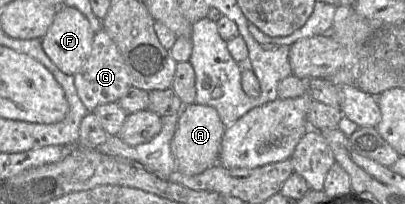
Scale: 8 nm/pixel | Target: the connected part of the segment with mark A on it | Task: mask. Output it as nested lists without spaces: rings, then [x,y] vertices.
[[[197,103],[184,106],[178,115],[178,124],[171,142],[177,170],[184,175],[193,176],[217,164],[225,129],[215,108]]]

